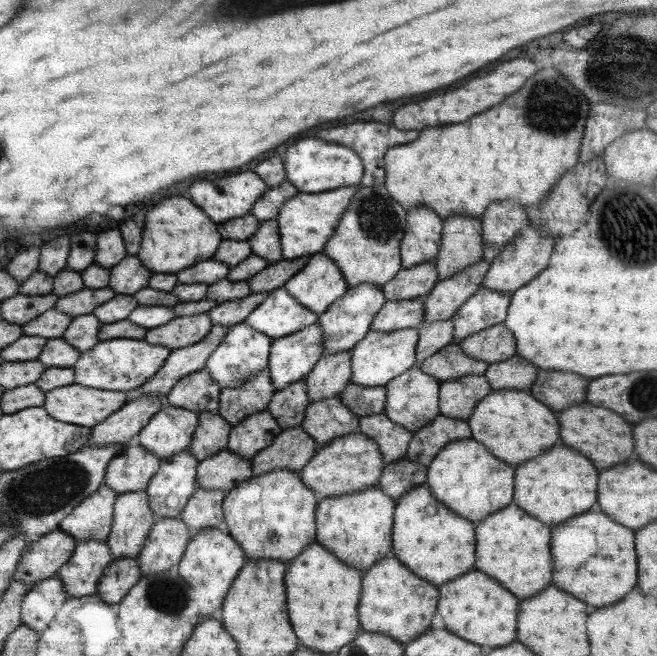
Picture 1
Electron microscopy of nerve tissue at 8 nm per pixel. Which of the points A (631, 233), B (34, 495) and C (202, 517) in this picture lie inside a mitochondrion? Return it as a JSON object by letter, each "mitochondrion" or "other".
{"A":"mitochondrion","B":"mitochondrion","C":"other"}

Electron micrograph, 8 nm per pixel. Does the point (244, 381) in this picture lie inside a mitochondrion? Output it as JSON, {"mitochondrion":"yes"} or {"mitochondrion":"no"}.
{"mitochondrion":"no"}

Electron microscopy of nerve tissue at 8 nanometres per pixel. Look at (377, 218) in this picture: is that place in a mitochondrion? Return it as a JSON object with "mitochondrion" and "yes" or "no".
{"mitochondrion":"yes"}

